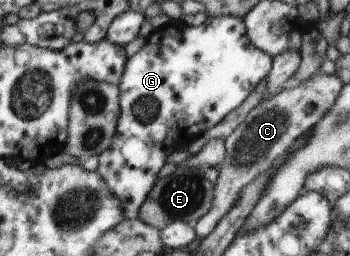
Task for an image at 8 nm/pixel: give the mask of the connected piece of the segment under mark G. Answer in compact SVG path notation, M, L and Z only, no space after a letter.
M207 16L200 26L186 26L178 21L176 23L171 22L158 29L153 29L151 36L145 41L144 46L136 54L126 59L123 78L121 78L121 84L118 86L120 88L119 110L121 112L119 112L119 120L117 120L115 137L113 142L111 142L111 146L99 155L99 165L96 169L99 172L99 176L105 180L109 192L121 204L123 219L136 219L138 217L141 206L147 200L149 192L153 190L153 184L158 179L159 170L167 163L167 155L178 150L186 150L195 137L201 136L204 132L219 124L231 110L239 108L239 104L243 104L243 100L255 90L255 86L268 75L272 67L272 58L270 54L259 50L254 44L251 44L249 37L245 34L243 18L238 16L217 16L217 18Z

